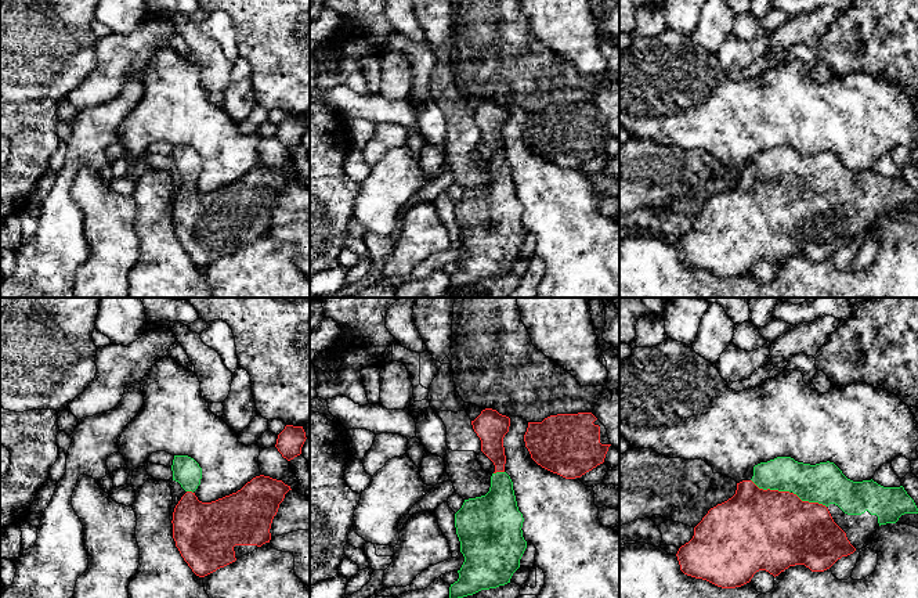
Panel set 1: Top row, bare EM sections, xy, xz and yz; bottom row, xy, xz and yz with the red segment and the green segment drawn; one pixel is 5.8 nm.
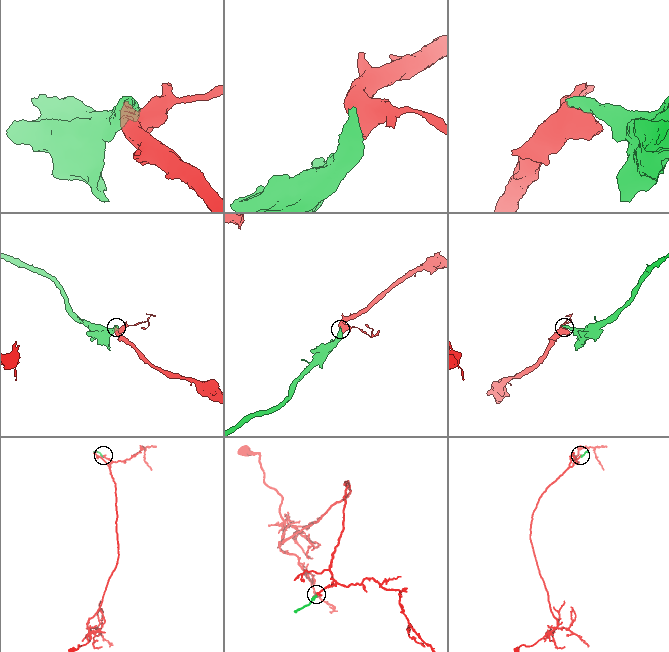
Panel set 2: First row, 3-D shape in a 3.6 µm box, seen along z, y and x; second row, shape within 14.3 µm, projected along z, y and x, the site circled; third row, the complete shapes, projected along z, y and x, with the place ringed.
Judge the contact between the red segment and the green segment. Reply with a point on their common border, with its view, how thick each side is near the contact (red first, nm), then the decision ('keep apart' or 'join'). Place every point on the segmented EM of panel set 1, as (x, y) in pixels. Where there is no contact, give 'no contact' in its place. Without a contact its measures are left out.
contact yz (769, 489); calibres 480 and 220 nm; join

